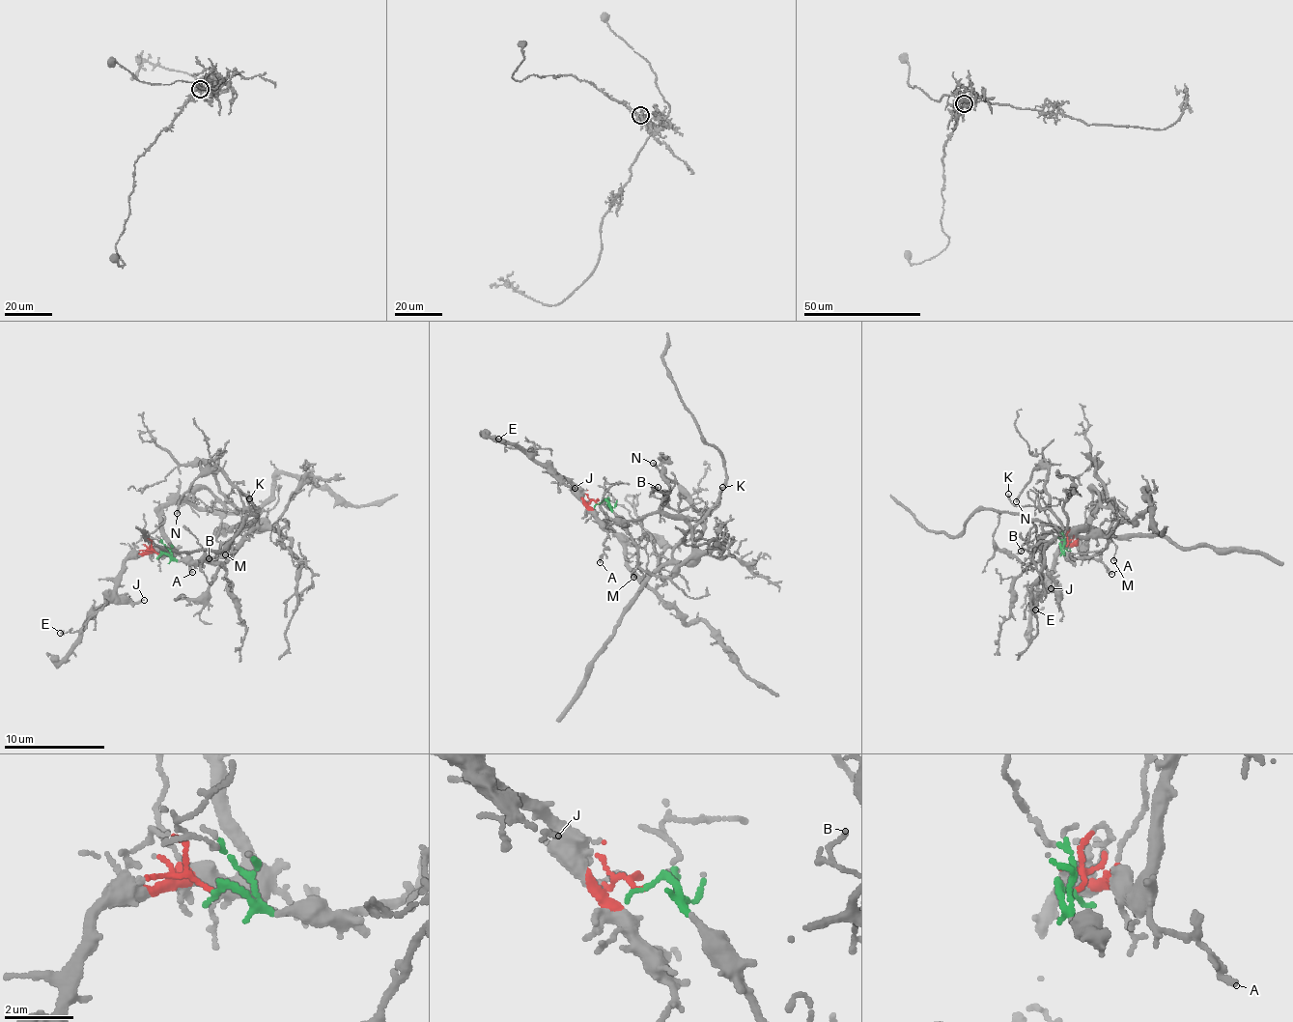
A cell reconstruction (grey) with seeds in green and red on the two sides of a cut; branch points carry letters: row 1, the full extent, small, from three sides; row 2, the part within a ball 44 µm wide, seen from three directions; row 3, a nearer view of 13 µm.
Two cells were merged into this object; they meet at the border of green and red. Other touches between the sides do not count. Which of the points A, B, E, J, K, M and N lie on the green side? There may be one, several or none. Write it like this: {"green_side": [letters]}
{"green_side": ["B", "K", "N"]}

